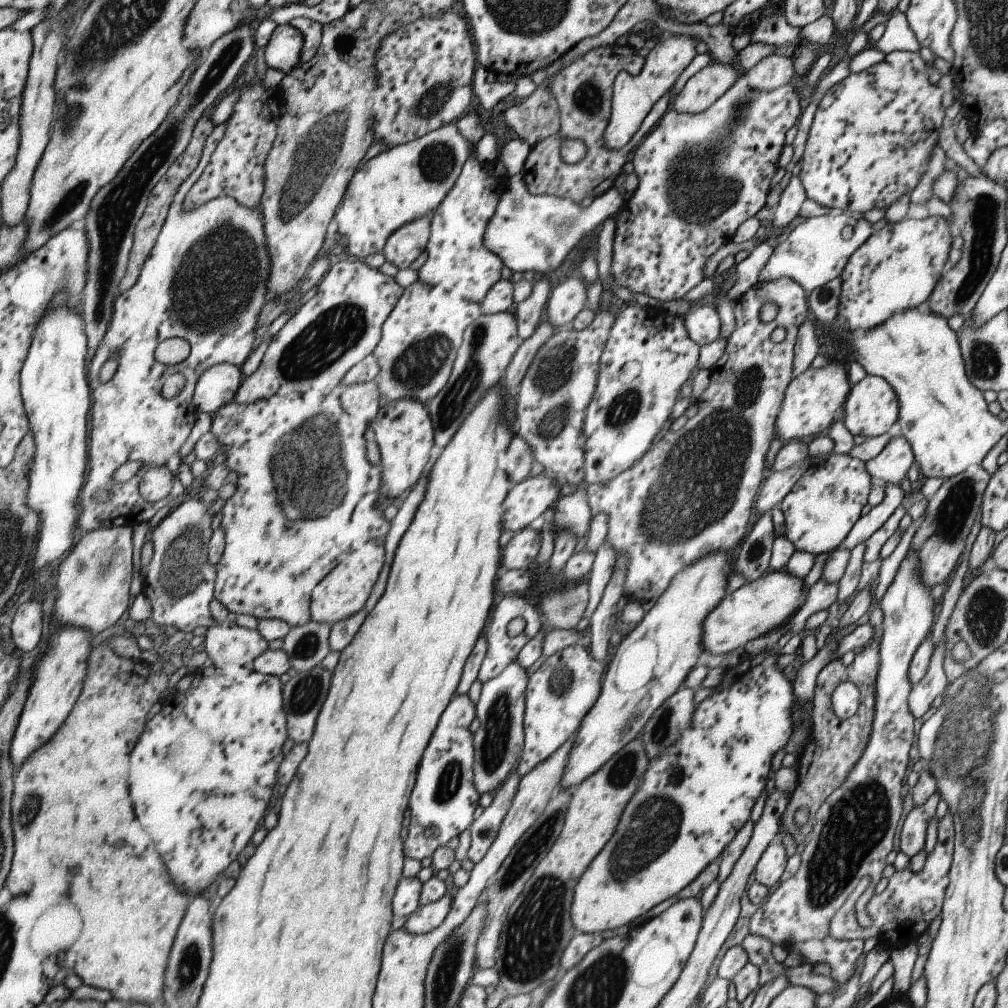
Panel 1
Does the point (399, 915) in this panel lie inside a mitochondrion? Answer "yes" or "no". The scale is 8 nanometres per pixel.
no

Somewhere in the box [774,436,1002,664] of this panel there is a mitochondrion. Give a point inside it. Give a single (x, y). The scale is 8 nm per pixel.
(951, 518)

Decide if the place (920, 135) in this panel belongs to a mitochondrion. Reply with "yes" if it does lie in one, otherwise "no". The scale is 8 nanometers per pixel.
no

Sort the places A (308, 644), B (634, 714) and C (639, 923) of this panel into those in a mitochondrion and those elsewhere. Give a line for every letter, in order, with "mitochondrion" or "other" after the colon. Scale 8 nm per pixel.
A: mitochondrion
B: mitochondrion
C: other

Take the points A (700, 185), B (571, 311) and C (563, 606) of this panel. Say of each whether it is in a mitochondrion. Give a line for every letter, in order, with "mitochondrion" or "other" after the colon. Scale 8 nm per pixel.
A: mitochondrion
B: other
C: mitochondrion

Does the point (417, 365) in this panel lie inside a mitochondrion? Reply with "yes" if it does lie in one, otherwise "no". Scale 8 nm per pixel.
yes

